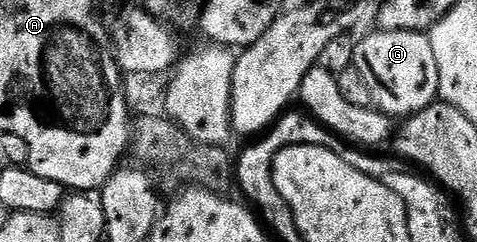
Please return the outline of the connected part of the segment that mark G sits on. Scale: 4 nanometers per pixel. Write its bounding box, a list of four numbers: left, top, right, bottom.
[355,29,439,116]

